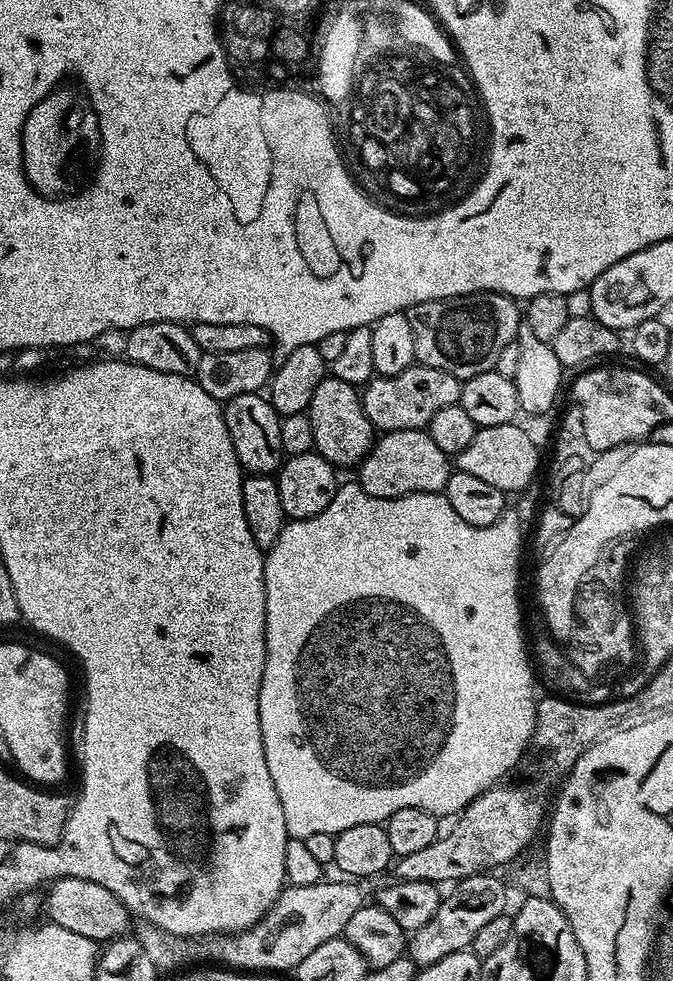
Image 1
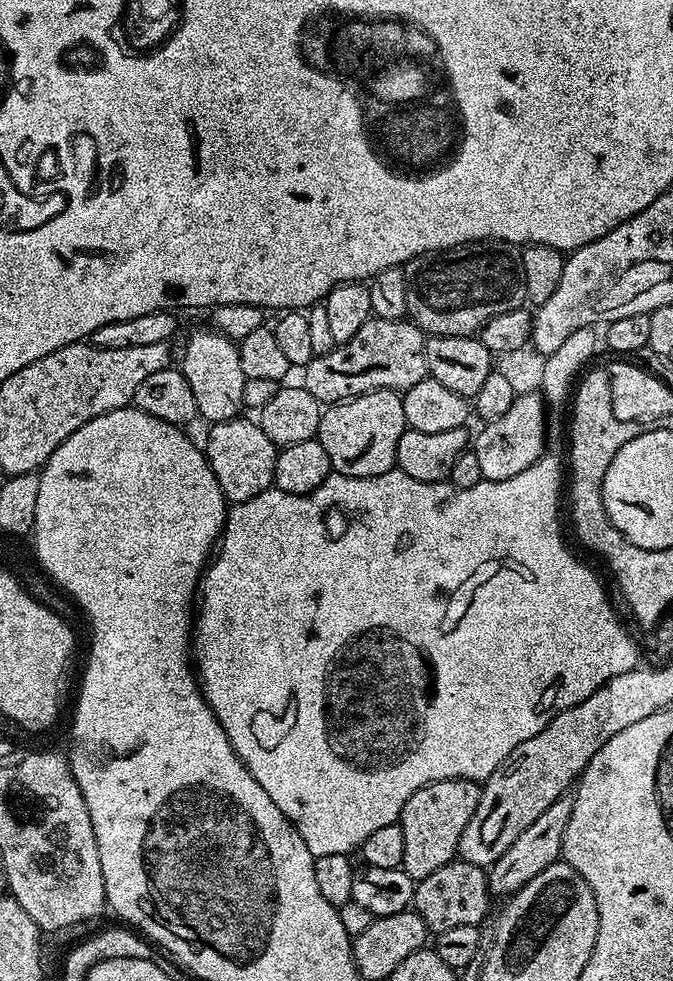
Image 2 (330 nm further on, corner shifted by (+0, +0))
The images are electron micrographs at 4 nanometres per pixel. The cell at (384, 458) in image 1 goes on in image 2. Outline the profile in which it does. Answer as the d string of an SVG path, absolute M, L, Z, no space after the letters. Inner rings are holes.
M383 388L356 396L352 400L343 400L340 404L327 405L320 413L320 425L316 434L322 450L326 450L326 458L330 458L333 472L340 472L344 476L370 478L378 474L386 474L396 468L398 438L402 438L405 427L403 395Z

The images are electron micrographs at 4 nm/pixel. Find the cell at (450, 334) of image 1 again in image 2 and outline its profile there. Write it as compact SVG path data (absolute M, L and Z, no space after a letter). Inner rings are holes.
M481 240L409 260L403 269L411 323L428 336L471 336L490 318L525 307L528 295L517 252L517 245Z

